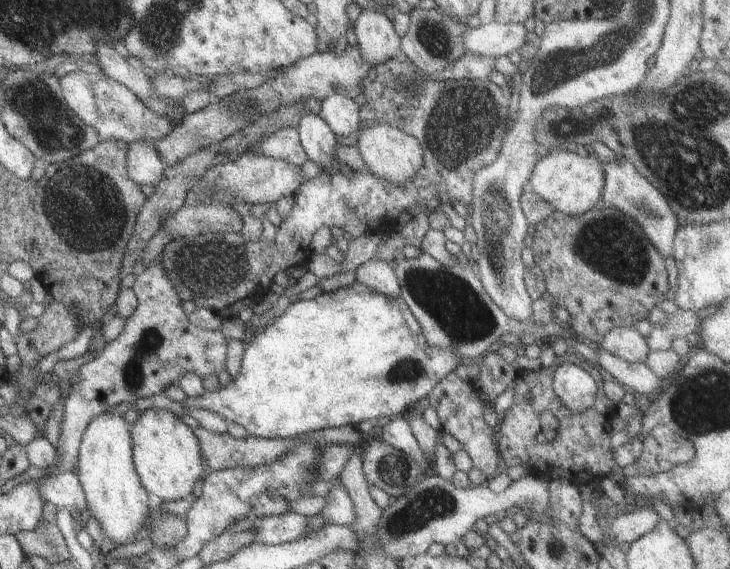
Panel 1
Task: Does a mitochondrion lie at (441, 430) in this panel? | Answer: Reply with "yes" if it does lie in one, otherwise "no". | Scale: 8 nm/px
no

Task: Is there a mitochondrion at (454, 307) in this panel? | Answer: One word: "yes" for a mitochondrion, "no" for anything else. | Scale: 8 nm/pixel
yes

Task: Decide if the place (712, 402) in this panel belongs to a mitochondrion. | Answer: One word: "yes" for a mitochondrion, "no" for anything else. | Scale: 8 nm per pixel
yes

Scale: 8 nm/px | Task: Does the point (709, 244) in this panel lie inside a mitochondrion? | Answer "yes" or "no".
yes

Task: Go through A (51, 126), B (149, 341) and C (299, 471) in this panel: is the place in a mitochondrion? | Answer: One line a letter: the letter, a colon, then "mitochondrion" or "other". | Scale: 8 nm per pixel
A: mitochondrion
B: mitochondrion
C: mitochondrion

